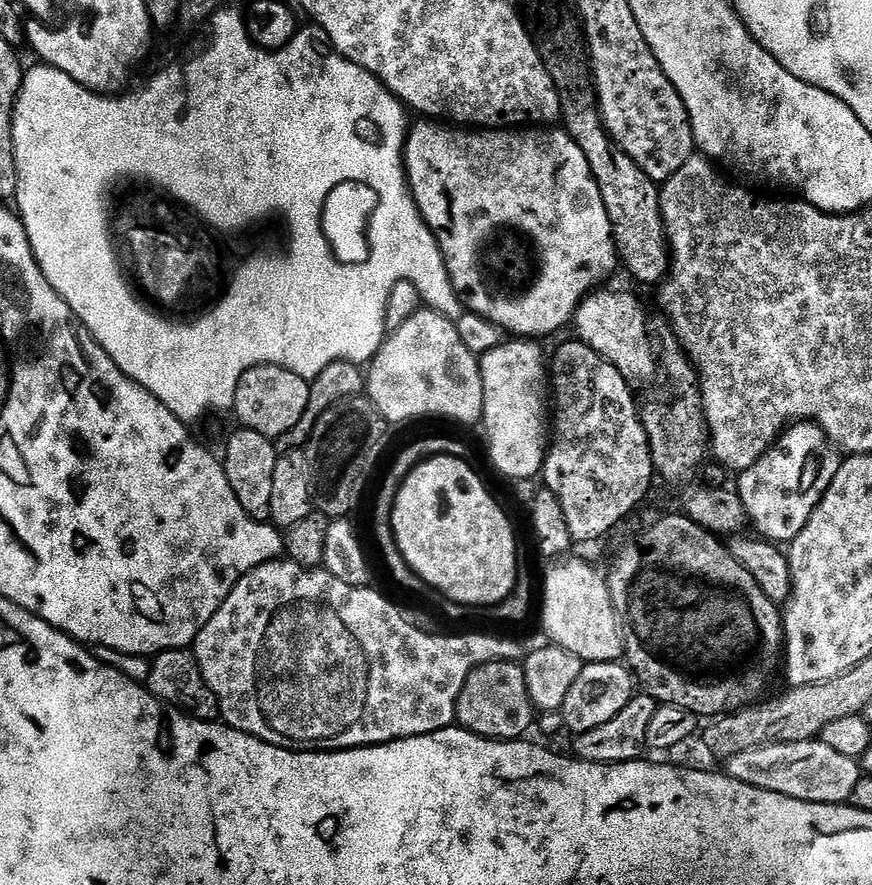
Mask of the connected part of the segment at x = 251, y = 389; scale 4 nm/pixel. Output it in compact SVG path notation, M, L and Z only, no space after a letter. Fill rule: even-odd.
M260 364L242 378L242 382L236 391L236 407L234 415L240 419L243 427L262 434L270 441L279 441L279 436L295 430L299 424L305 423L304 415L310 406L309 381L298 378L285 368L279 368L273 364Z

